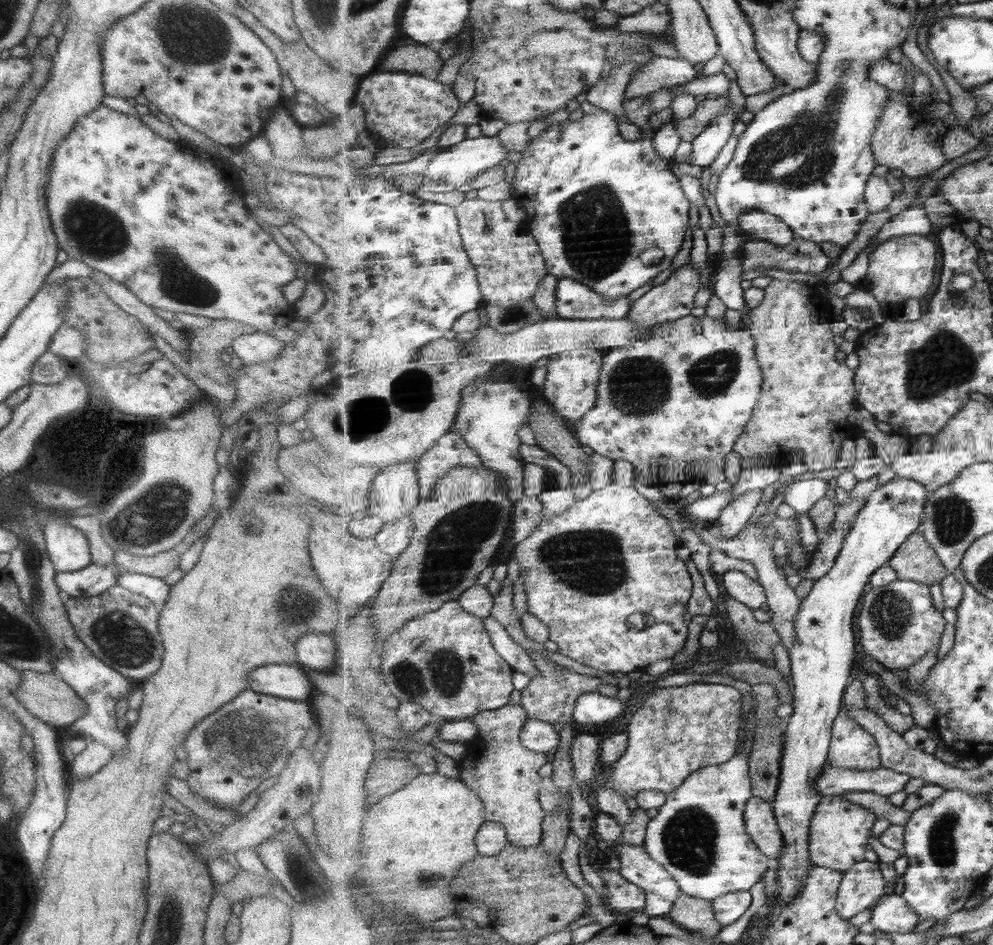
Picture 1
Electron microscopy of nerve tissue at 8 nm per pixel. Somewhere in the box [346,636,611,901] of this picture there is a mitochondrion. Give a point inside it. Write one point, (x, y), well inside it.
(444, 673)

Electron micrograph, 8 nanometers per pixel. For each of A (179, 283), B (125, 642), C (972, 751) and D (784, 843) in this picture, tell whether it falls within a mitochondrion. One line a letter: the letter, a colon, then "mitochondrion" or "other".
A: mitochondrion
B: mitochondrion
C: other
D: other

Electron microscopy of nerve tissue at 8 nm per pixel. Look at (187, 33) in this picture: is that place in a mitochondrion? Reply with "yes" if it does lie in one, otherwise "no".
yes

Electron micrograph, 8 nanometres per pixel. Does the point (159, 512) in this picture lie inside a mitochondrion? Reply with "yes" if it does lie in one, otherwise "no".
yes

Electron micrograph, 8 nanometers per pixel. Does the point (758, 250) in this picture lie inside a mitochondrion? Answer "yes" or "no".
yes

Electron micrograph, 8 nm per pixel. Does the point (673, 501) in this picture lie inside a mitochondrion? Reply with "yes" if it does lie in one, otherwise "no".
no

